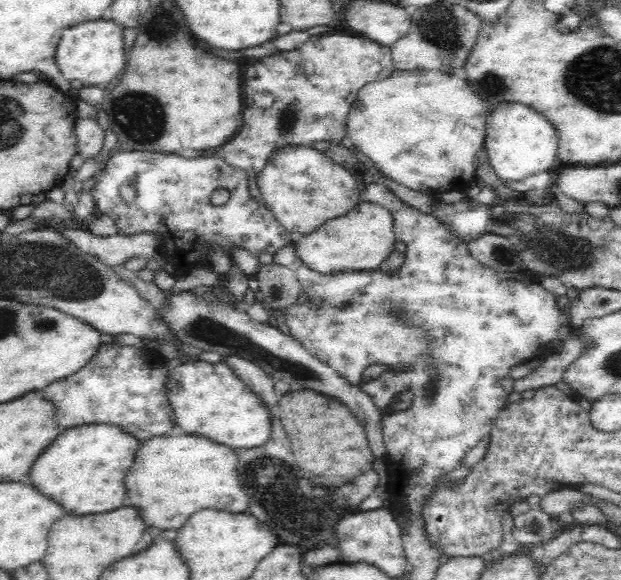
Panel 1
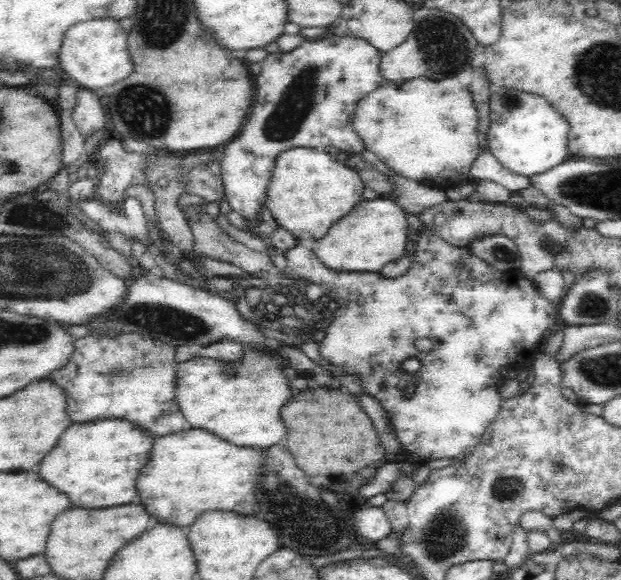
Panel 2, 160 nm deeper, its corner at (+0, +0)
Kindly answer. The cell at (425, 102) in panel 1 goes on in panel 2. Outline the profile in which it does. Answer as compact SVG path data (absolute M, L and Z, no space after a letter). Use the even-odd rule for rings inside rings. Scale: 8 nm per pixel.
M457 74L434 80L418 76L394 82L385 81L383 85L365 94L358 101L350 121L365 150L370 150L386 168L390 168L403 178L442 191L472 181L470 168L481 152L480 137L478 138L478 109L469 87L460 83Z

